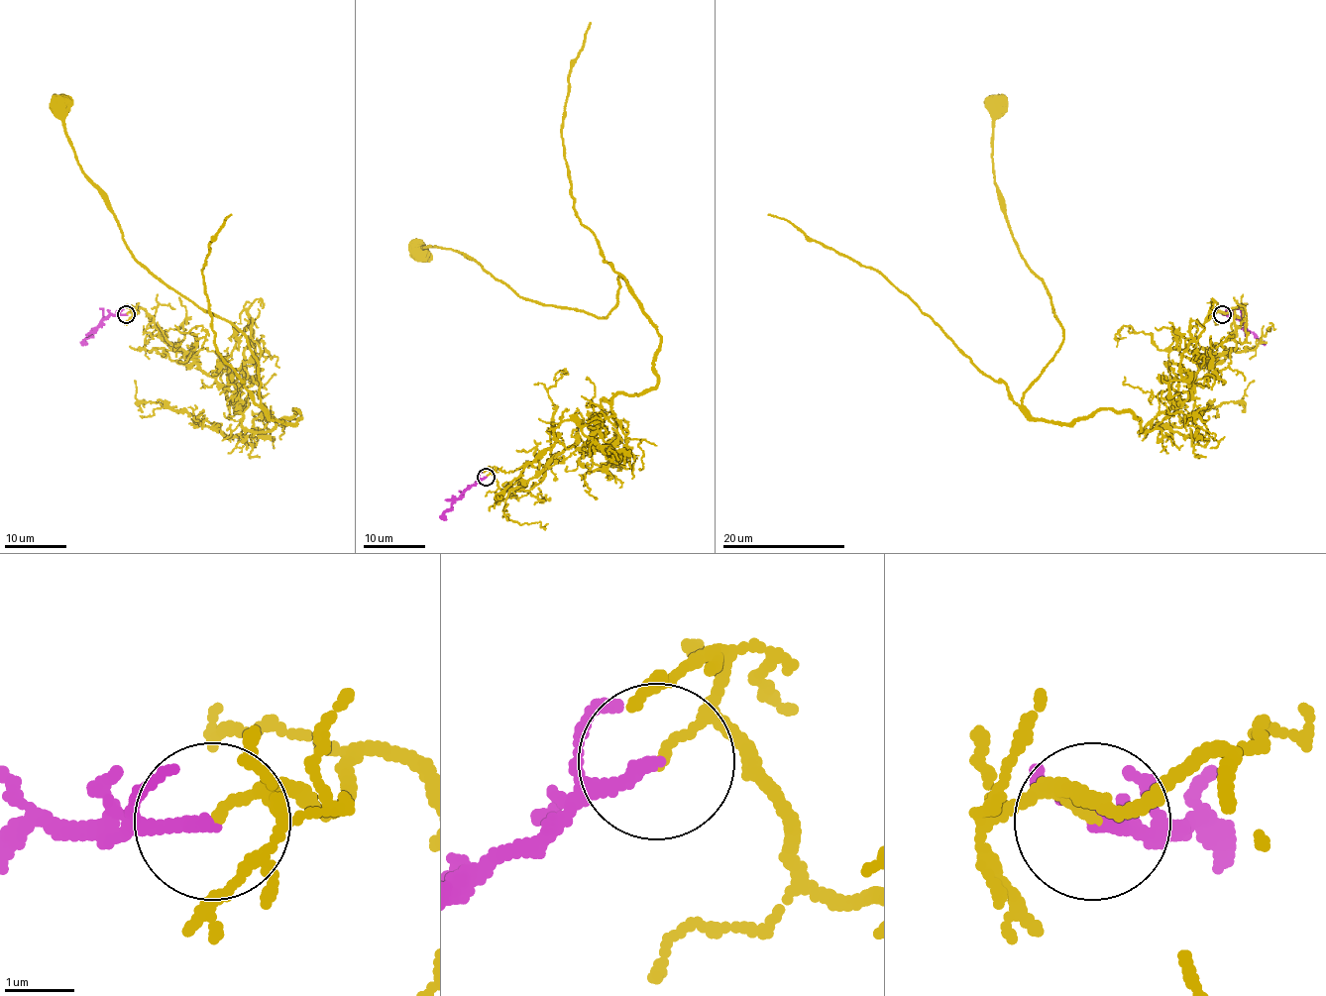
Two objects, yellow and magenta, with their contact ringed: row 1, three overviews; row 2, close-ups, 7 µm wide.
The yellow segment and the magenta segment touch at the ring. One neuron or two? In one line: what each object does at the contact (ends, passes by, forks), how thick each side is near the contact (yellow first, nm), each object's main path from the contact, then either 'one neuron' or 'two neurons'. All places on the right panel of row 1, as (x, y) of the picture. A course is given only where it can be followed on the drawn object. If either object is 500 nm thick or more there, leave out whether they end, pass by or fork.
yellow passes by; magenta passes by; 80 nm thick on the yellow side, 140 nm on the other; yellow runs (1222, 314), (1236, 347), (1146, 430), (1099, 408), (1036, 420), (1024, 391), (1063, 328), (994, 180), (999, 102); magenta runs (1222, 314), (1238, 317), (1266, 345); two neurons

